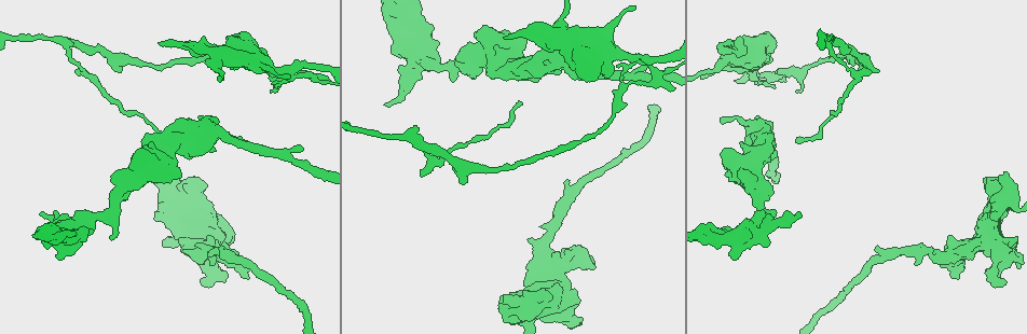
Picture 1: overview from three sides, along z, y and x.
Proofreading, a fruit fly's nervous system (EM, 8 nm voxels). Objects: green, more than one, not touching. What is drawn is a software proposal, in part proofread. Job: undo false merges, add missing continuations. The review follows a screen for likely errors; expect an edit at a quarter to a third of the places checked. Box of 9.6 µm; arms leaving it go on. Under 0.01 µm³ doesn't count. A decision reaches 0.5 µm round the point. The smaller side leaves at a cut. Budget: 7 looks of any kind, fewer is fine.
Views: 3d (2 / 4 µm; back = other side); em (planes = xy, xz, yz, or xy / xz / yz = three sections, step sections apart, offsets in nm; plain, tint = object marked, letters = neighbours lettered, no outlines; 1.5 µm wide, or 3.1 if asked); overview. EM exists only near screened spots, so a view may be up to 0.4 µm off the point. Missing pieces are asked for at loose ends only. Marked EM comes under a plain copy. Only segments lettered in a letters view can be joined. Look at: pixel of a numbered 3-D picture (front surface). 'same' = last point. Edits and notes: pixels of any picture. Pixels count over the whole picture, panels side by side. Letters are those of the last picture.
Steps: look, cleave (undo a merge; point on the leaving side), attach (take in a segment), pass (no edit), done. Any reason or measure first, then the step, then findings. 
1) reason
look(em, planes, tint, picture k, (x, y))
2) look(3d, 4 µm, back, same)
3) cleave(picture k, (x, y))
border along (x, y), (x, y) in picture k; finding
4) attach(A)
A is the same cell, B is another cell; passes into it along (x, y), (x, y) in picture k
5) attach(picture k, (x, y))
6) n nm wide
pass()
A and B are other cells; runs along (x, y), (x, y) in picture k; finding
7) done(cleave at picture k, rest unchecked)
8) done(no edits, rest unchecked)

arms part here
look(em, xy, step 4, tint, picture 1, (750, 75))

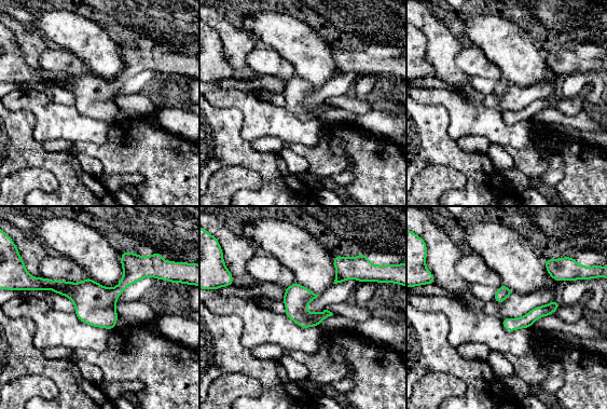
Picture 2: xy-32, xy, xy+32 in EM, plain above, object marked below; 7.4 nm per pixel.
what lies round it
look(em, xy, step 4, letters, same)

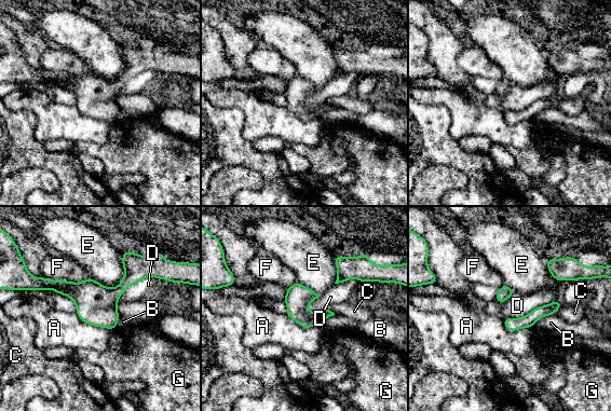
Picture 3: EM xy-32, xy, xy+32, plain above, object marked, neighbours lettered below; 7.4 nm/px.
170 nm wide
cleave(picture 3, (304, 324))
A, B, C, D, E, F and G are other cells; the part that leaves runs along (557, 305), (527, 322), (506, 323) in picture 3; two neurons meet here

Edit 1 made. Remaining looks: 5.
stops while still wide
look(em, xy, step 4, tint, picture 1, (730, 253))

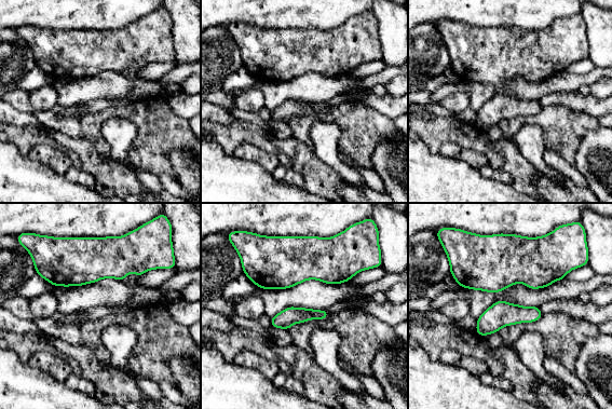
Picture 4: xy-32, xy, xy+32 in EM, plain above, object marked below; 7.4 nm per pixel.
look(em, xy, step 4, letters, same)

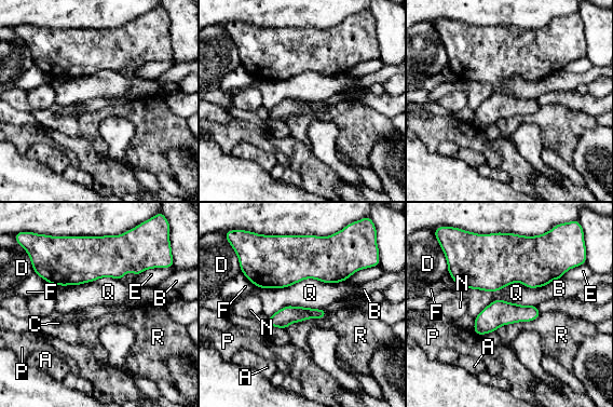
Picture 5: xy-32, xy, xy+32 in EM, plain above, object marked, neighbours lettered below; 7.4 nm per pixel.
Q touches over 650 nm
pass()
A, B, C, D, E, F, N, P, Q and R are other cells; none of them fits

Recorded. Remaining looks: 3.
done(cleave at picture 3, rest unchecked)

